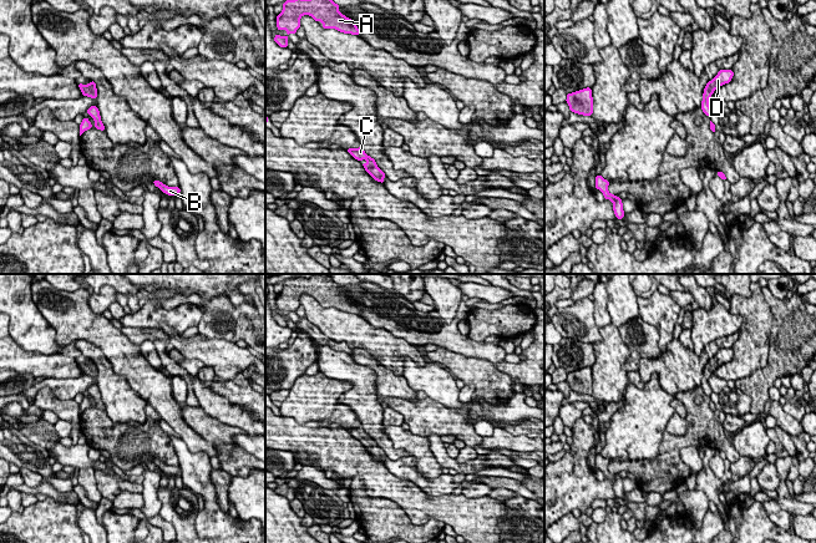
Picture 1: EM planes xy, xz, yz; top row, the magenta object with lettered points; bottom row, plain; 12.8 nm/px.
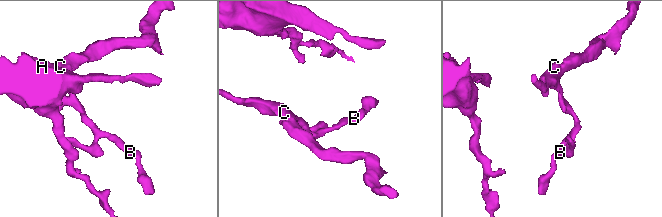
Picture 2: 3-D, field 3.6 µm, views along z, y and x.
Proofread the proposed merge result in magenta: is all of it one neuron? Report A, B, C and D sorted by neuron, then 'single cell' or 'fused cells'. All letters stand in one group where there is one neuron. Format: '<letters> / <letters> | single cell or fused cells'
A B C D | single cell

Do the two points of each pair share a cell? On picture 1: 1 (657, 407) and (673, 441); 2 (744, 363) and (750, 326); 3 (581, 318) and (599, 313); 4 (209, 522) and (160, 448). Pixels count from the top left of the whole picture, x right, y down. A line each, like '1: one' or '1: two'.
1: two
2: one
3: two
4: two

